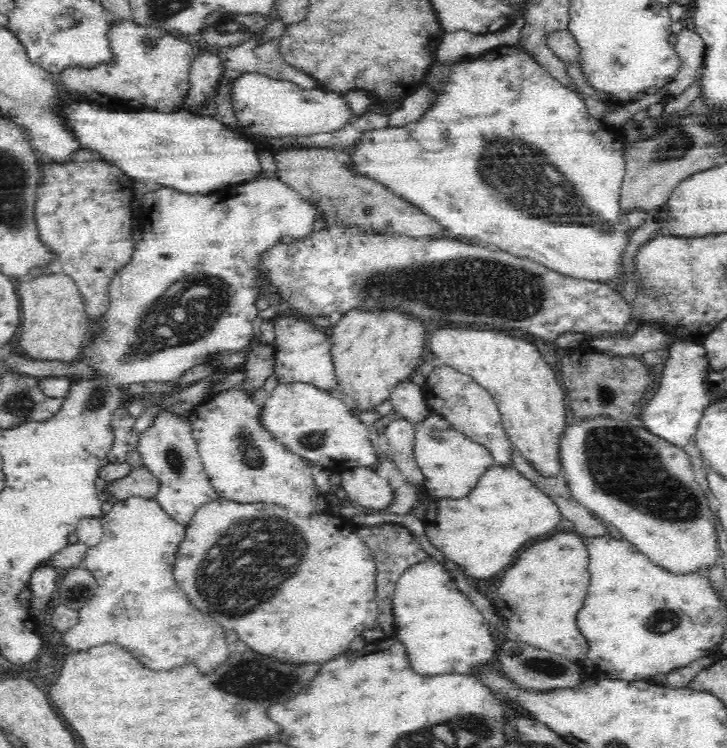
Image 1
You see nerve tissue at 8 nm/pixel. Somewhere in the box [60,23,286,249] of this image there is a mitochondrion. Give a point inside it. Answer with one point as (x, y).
(149, 42)

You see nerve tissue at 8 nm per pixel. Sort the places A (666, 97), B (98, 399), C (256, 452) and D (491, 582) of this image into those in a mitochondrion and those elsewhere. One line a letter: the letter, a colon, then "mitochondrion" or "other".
A: other
B: mitochondrion
C: mitochondrion
D: other

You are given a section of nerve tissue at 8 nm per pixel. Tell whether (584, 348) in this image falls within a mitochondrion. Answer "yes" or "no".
no

